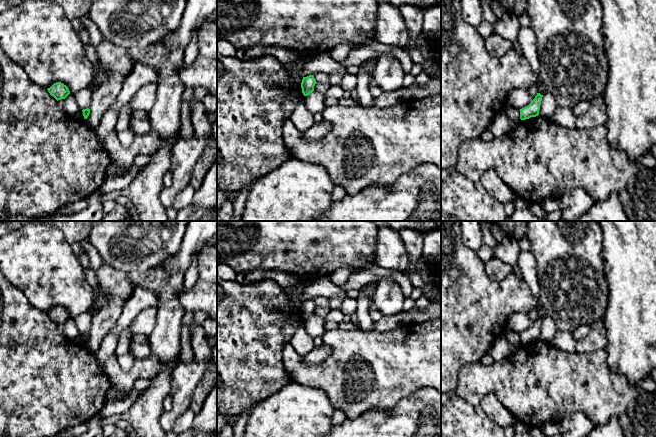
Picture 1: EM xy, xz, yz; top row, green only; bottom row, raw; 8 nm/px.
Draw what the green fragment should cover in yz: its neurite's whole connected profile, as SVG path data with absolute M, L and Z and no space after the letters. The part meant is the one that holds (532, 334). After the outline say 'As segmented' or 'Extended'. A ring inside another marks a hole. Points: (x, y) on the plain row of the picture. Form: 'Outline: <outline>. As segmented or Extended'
Outline: M537 317L533 325L526 331L520 333L520 343L526 344L531 341L536 341L539 339L540 329L543 319Z. As segmented

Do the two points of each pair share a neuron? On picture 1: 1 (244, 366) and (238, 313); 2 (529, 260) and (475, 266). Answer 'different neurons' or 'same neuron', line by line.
1: same neuron
2: different neurons

